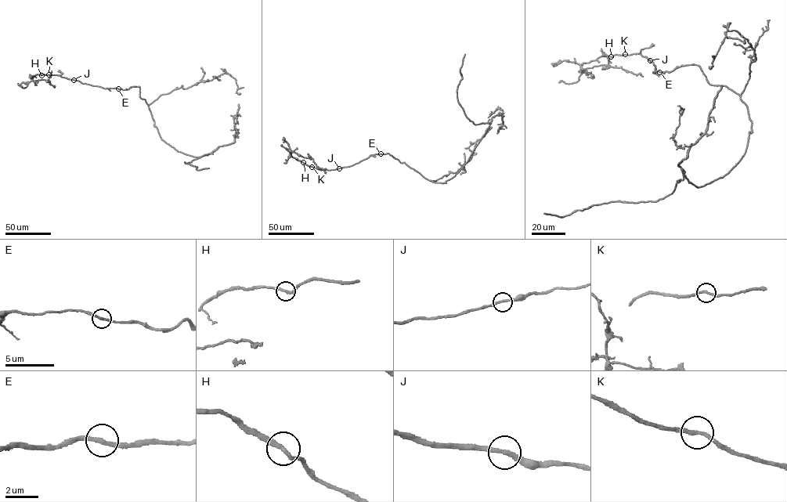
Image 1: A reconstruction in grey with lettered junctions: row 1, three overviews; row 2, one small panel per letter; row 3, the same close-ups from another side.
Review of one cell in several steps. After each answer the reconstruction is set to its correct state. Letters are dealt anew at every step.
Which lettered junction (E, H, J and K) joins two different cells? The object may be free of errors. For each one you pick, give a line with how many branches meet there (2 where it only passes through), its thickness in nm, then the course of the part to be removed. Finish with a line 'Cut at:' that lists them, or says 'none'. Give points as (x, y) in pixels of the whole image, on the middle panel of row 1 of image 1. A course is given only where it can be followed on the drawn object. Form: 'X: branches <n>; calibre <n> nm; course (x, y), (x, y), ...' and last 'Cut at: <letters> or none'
Cut at: none

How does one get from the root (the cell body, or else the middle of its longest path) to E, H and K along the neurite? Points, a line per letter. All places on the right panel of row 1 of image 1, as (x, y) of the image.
E: (737, 94), (724, 85), (711, 84), (701, 67), (694, 64), (681, 65), (671, 71), (659, 72)
H: (737, 94), (724, 85), (711, 84), (701, 67), (694, 64), (655, 73), (652, 61), (640, 53), (611, 56)
K: (737, 94), (724, 85), (711, 84), (697, 65), (655, 73), (655, 66), (646, 56), (626, 54)

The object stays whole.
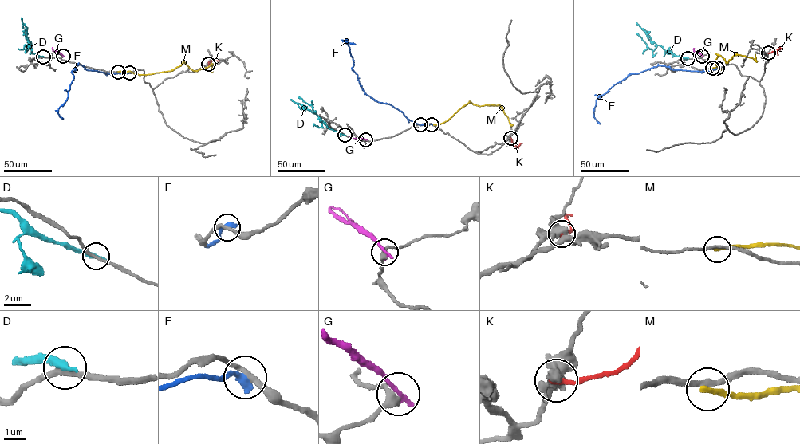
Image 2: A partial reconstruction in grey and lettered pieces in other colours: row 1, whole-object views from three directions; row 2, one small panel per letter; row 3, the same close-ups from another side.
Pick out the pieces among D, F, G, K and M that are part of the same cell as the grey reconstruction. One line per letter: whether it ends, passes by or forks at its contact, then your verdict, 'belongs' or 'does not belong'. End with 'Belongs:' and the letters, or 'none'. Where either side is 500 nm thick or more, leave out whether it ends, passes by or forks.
D: it ends there; does not belong
F: it ends there; does not belong
G: it ends there; does not belong
K: it ends there; does not belong
M: it ends there; does not belong
Belongs: none

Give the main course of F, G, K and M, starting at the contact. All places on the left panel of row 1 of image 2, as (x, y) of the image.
F: (129, 72), (107, 73), (86, 70), (78, 64), (72, 72), (74, 77), (67, 100), (57, 111), (63, 119)
G: (63, 56), (53, 51), (52, 47)
K: (208, 64), (212, 60), (218, 60)
M: (118, 71), (146, 75), (172, 70), (184, 62), (194, 71), (212, 64), (210, 70), (213, 64)

